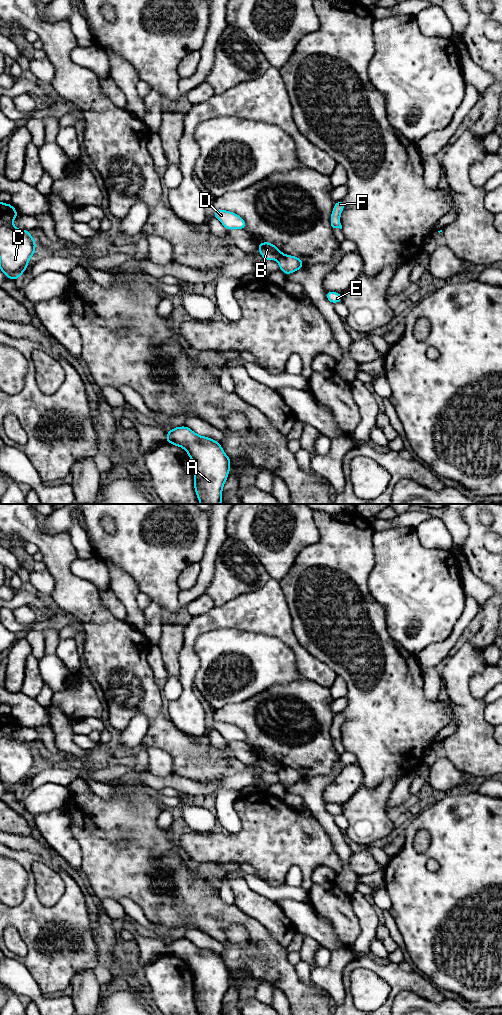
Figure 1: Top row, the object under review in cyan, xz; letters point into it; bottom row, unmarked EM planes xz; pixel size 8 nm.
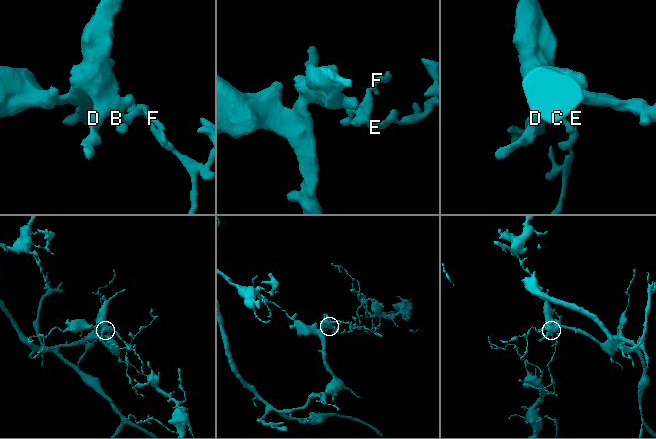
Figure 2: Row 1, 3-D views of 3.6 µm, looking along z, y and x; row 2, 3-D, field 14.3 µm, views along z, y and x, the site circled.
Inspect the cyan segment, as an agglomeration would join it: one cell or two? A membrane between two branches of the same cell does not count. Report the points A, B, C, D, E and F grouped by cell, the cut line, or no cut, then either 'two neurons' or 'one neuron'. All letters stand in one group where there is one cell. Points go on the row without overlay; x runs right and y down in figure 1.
groups A B C D / E F; cut xz (282, 766), (277, 771); two neurons

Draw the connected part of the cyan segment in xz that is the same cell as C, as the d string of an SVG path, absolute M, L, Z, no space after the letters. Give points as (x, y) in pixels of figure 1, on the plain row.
M0 713L0 782L11 792L17 792L28 782L28 773L36 761L30 743L17 741L12 736L19 726L11 715Z

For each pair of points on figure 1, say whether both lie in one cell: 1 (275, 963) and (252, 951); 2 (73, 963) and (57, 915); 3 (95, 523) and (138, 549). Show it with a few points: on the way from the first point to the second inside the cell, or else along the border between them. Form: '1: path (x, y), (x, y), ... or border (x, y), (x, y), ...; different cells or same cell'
1: path (269, 959), (261, 951), (258, 951); same cell
2: path (85, 949), (83, 934), (71, 926); same cell
3: path (102, 535), (113, 546), (126, 547); same cell

